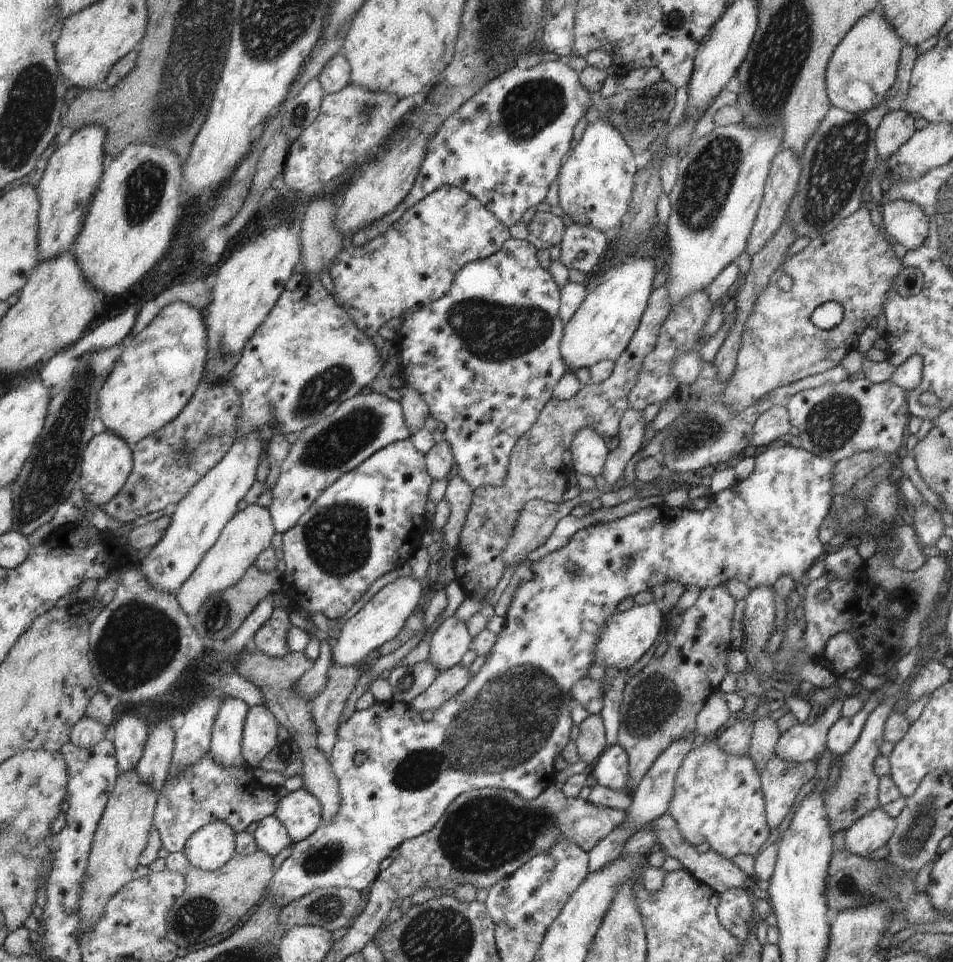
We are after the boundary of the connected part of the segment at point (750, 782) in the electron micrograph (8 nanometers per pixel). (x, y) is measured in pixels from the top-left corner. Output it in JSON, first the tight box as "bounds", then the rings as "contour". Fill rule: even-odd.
{"bounds":[667,736,771,859],"contour":[[[714,736],[690,750],[682,760],[674,778],[674,794],[667,814],[688,844],[697,847],[707,842],[711,851],[726,859],[742,853],[758,855],[771,831],[766,820],[761,775],[754,760],[748,754],[730,756]]]}

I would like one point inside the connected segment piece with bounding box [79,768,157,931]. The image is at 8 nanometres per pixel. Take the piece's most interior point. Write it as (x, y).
(122, 834)

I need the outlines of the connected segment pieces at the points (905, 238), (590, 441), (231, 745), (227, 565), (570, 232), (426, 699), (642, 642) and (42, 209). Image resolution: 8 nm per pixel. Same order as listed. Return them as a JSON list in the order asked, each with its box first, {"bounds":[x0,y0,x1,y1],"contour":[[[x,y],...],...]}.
[{"bounds":[881,199,928,252],"contour":[[[898,199],[882,205],[881,210],[884,233],[888,233],[893,244],[898,242],[906,248],[907,252],[912,252],[924,244],[928,236],[928,219],[926,214],[922,212],[922,208],[918,208],[918,204]]]},{"bounds":[570,428,609,477],"contour":[[[582,428],[572,438],[570,446],[574,461],[574,472],[580,472],[590,477],[602,475],[609,450],[605,442],[592,428]]]},{"bounds":[209,698,249,766],"contour":[[[223,698],[211,731],[209,756],[222,766],[242,766],[242,734],[249,707],[239,699]]]},{"bounds":[175,504,276,620],"contour":[[[250,504],[242,511],[237,511],[228,520],[228,524],[222,528],[216,544],[210,548],[209,552],[206,552],[190,578],[175,593],[177,602],[187,617],[193,620],[195,615],[198,614],[198,610],[206,602],[206,598],[210,598],[210,594],[234,586],[244,576],[246,570],[255,565],[258,554],[264,548],[270,548],[275,533],[276,530],[274,530],[268,509],[256,504]]]},{"bounds":[559,222,609,275],"contour":[[[573,222],[565,228],[561,236],[559,260],[569,270],[590,275],[609,247],[609,241],[608,235],[600,230]]]},{"bounds":[411,664,471,713],"contour":[[[456,664],[453,668],[442,670],[434,678],[430,687],[412,700],[411,706],[420,713],[424,710],[438,710],[444,702],[456,697],[471,678],[470,668],[462,664]]]},{"bounds":[594,602,670,670],"contour":[[[653,602],[650,604],[636,604],[626,612],[614,610],[608,620],[606,628],[602,628],[596,646],[594,646],[594,663],[607,668],[613,666],[619,670],[630,668],[654,646],[659,635],[663,635],[670,626],[666,624],[666,616],[660,610],[660,605]]]},{"bounds":[37,125,107,262],"contour":[[[90,125],[76,131],[64,146],[58,146],[52,153],[48,165],[37,184],[39,213],[37,230],[37,251],[39,262],[68,253],[82,230],[95,190],[106,167],[107,158],[103,152],[104,126]]]}]

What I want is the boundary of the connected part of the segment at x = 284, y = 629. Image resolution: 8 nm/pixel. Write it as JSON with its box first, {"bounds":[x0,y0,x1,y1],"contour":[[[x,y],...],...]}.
{"bounds":[253,606,293,658],"contour":[[[275,606],[272,616],[253,637],[256,647],[261,653],[272,658],[288,655],[291,651],[288,648],[287,636],[293,624],[289,610]]]}

